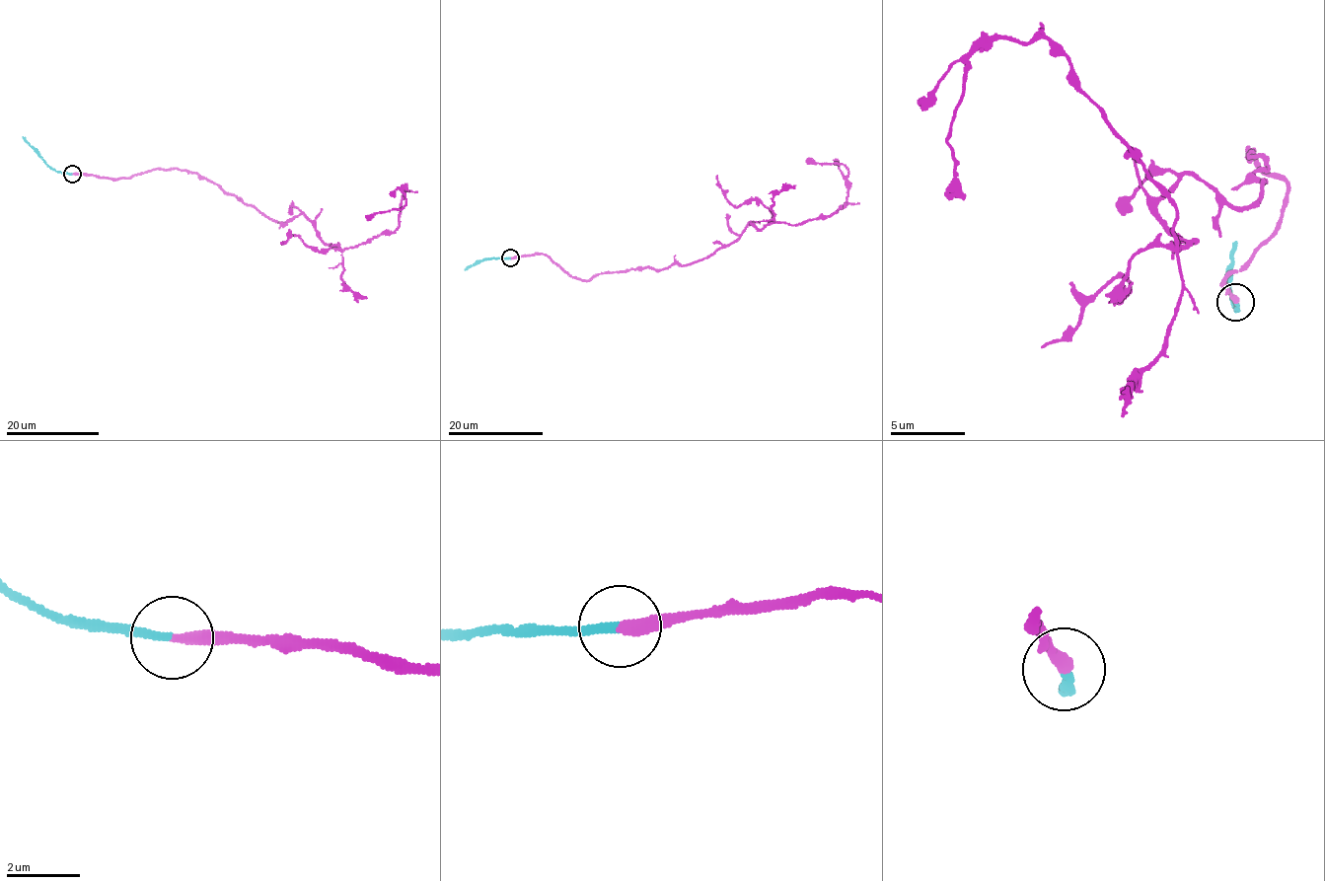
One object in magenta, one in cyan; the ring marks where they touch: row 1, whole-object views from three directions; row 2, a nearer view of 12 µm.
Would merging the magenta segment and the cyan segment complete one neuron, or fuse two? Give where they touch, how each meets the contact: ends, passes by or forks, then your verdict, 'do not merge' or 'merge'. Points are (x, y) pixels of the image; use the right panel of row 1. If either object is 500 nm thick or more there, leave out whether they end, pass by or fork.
(1235, 302) | magenta ends | cyan ends | merge

